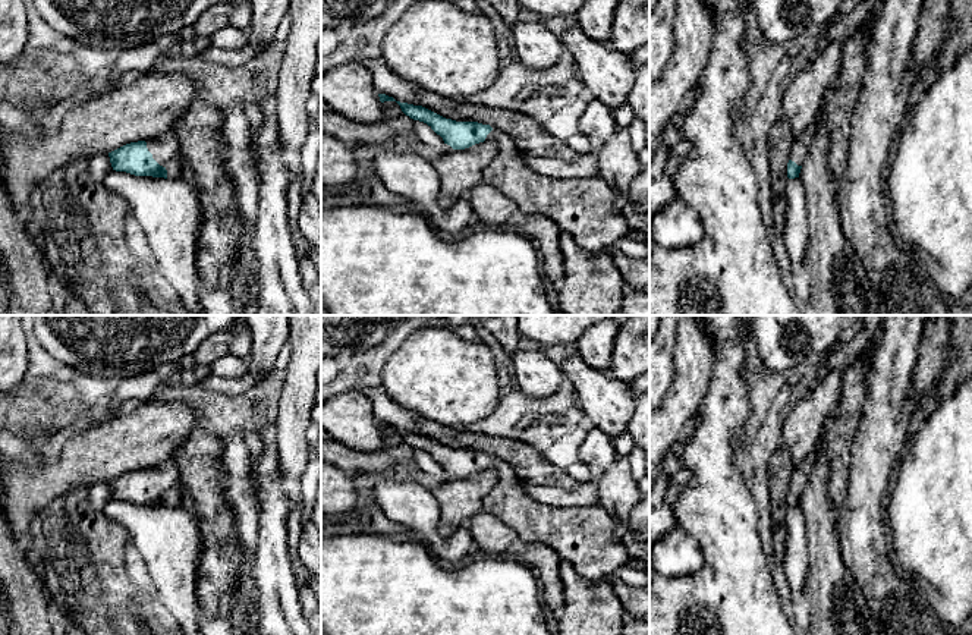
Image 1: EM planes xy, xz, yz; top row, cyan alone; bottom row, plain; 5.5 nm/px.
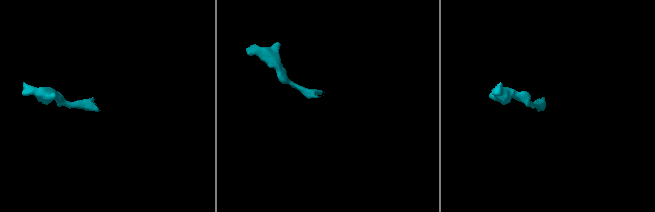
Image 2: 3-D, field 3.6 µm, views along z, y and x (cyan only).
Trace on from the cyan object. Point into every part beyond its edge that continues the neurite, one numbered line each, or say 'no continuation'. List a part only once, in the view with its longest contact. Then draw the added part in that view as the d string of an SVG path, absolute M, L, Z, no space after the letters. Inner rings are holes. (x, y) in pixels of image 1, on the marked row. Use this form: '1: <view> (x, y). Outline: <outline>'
1: xy (164, 150). Outline: M166 131L145 142L152 158L167 170L167 179L180 179L180 157L174 133Z

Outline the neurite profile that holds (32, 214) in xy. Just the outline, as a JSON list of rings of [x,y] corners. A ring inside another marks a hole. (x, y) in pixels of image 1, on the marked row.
[[[37,195],[26,208],[25,219],[28,221],[29,235],[44,248],[45,241],[51,236],[48,229],[44,226]]]

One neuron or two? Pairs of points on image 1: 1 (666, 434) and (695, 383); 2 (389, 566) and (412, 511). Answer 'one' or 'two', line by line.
1: one
2: two

